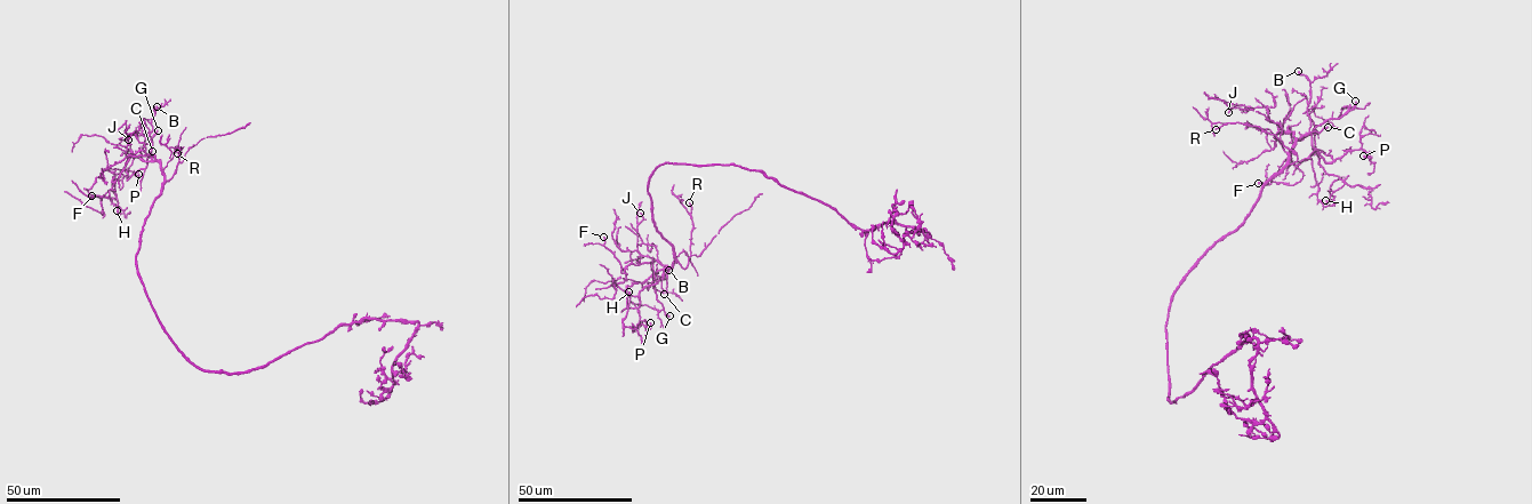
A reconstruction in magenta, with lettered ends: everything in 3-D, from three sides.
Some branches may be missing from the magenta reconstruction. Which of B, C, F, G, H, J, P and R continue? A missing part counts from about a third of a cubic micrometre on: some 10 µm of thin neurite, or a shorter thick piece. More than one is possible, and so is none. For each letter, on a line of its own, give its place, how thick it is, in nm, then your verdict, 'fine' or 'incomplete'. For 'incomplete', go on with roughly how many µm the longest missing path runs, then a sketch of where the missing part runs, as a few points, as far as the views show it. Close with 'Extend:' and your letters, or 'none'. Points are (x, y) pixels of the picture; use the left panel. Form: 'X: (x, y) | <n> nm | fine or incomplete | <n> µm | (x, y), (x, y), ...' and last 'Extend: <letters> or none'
B: (157, 106) | 280 nm | fine
C: (152, 151) | 280 nm | incomplete | 30 µm | (152, 151), (154, 153), (150, 158), (145, 152), (154, 144), (152, 140)
F: (91, 196) | 320 nm | fine
G: (158, 130) | 240 nm | fine
H: (117, 210) | 320 nm | fine
J: (128, 140) | 170 nm | fine
P: (138, 174) | 320 nm | fine
R: (177, 153) | 180 nm | fine
Extend: C

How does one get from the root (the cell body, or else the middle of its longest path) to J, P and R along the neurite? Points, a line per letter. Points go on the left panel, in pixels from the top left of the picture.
J: (184, 354), (160, 321), (137, 266), (141, 231), (160, 194), (163, 172), (134, 134), (126, 134), (128, 140)
P: (184, 354), (137, 266), (163, 172), (150, 157), (128, 180), (126, 170), (138, 174)
R: (184, 354), (160, 321), (136, 261), (145, 221), (161, 186), (176, 172), (181, 148), (177, 153)

